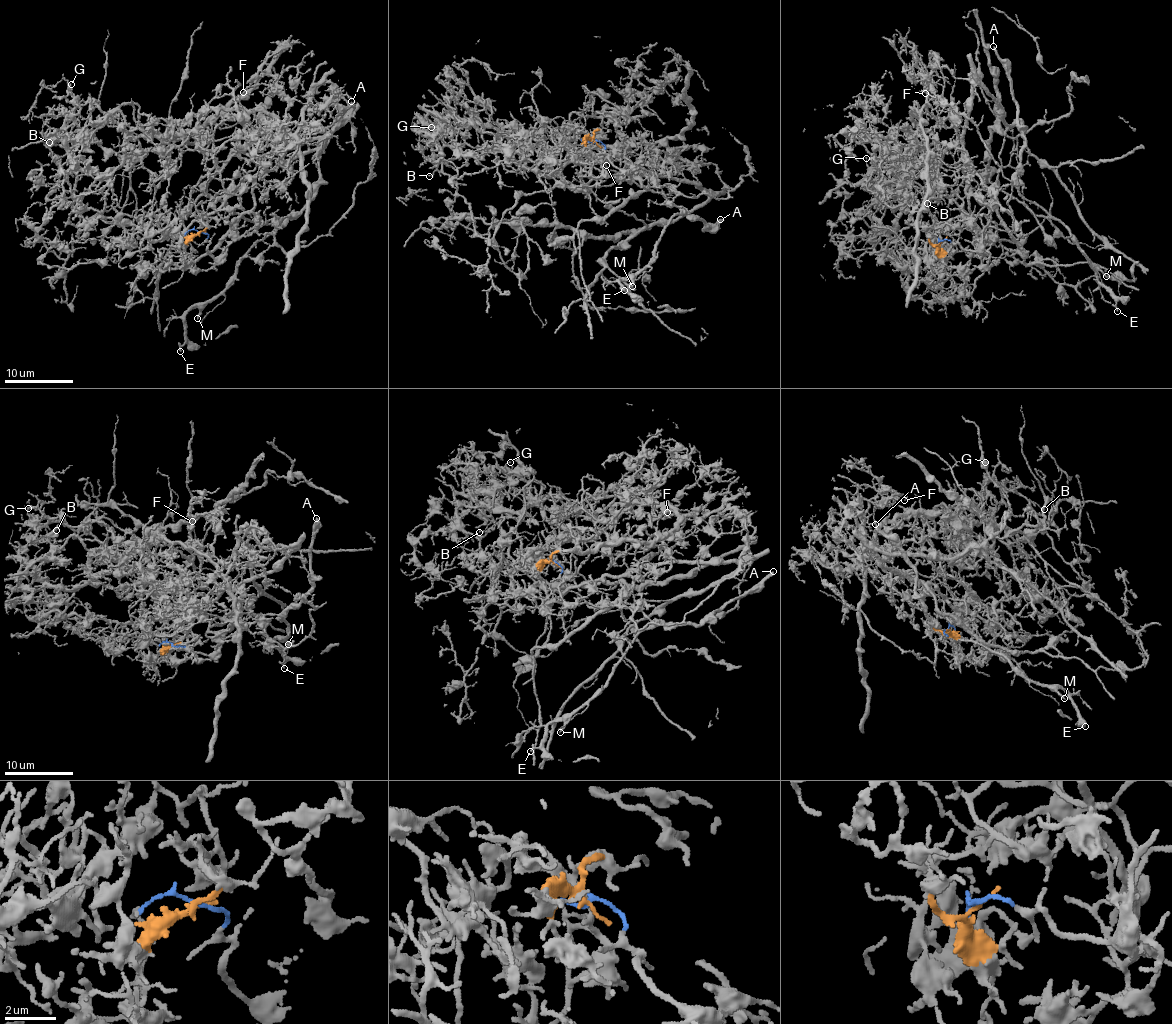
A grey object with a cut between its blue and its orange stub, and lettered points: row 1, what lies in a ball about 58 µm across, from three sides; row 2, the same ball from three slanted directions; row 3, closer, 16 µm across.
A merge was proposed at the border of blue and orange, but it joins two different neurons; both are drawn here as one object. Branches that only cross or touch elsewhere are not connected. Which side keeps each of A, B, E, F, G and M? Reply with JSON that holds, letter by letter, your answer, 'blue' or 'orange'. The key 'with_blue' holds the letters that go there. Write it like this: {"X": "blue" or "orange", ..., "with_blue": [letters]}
{"A": "blue", "B": "orange", "E": "blue", "F": "orange", "G": "orange", "M": "blue", "with_blue": ["A", "E", "M"]}

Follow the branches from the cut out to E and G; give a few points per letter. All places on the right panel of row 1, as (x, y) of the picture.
E: (941, 241), (976, 251), (995, 194), (1004, 186), (1016, 186), (1025, 199), (1060, 220), (1114, 300), (1117, 311)
G: (941, 241), (931, 229), (962, 201), (916, 163), (928, 132), (940, 158), (916, 175), (866, 157)

